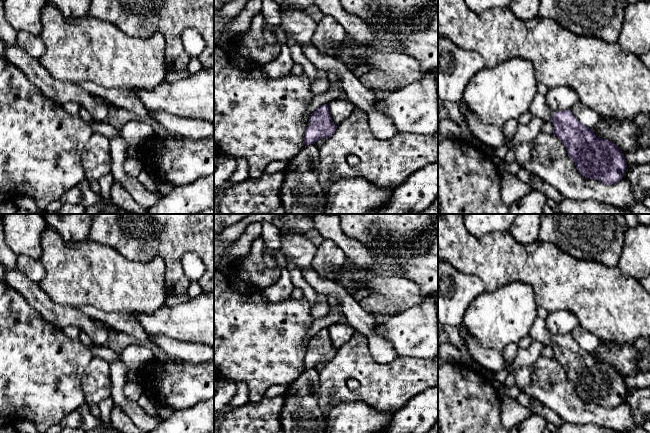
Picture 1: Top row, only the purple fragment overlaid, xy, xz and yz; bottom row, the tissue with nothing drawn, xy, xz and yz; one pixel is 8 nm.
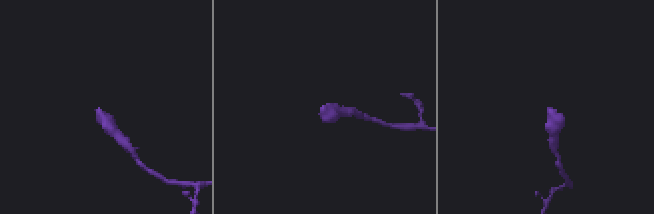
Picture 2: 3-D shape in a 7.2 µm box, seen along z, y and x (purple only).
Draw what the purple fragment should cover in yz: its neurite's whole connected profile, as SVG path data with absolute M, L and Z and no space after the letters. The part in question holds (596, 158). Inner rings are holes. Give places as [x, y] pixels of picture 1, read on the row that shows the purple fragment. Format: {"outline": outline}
{"outline": "M537 92L530 112L544 121L553 122L553 134L565 146L583 177L608 185L622 180L627 163L620 148L609 140L596 137L592 129L578 121L571 110L553 112L545 96Z"}

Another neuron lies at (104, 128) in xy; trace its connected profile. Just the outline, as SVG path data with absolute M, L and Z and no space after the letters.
M108 122L91 123L90 127L93 133L99 133L108 138L113 138L119 133L119 129Z

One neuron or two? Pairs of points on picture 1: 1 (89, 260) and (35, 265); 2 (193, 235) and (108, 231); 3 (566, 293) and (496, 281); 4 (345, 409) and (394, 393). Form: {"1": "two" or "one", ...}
{"1": "two", "2": "one", "3": "one", "4": "two"}

